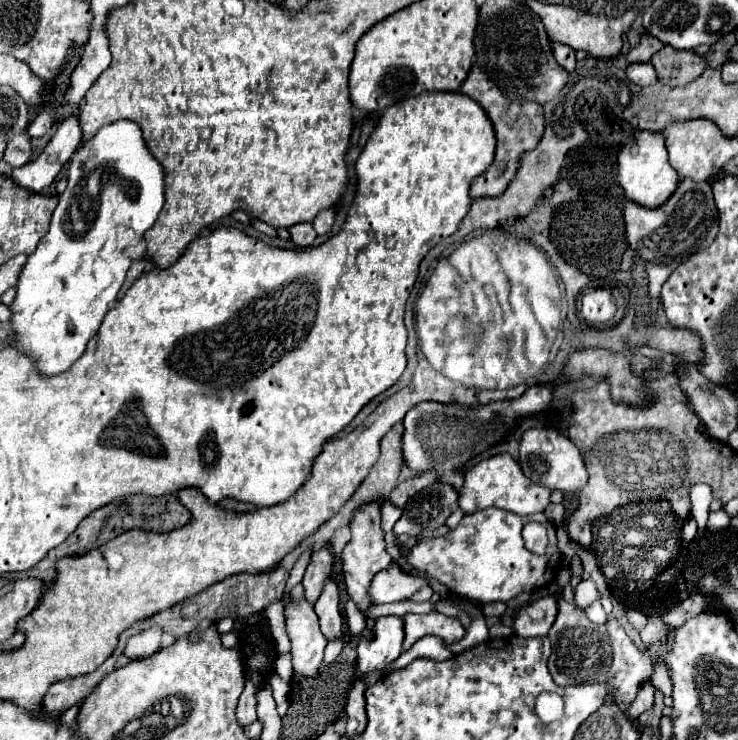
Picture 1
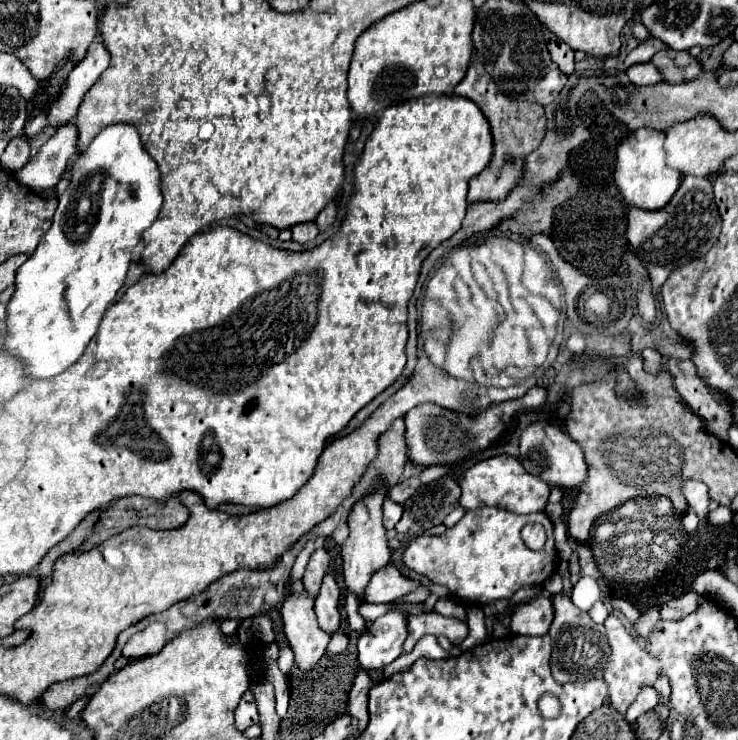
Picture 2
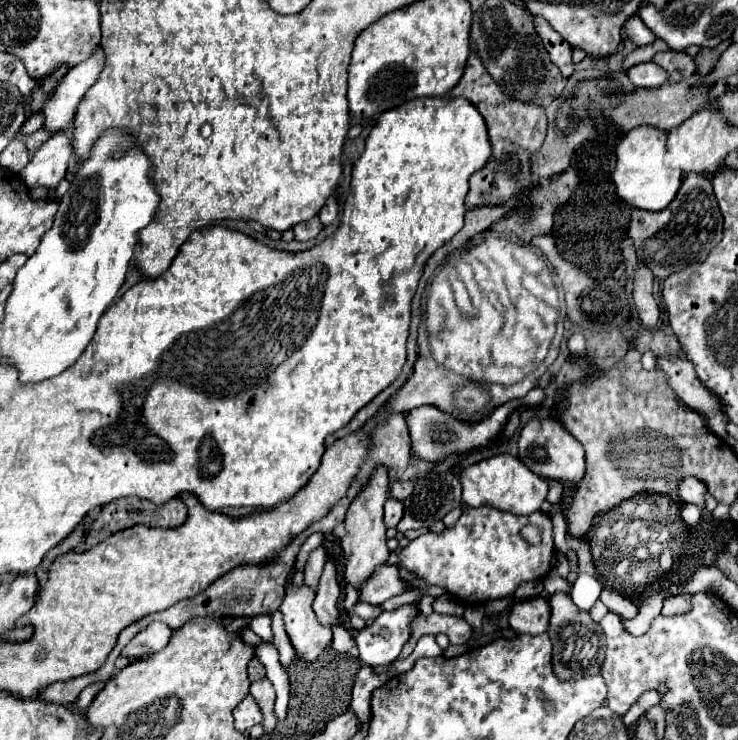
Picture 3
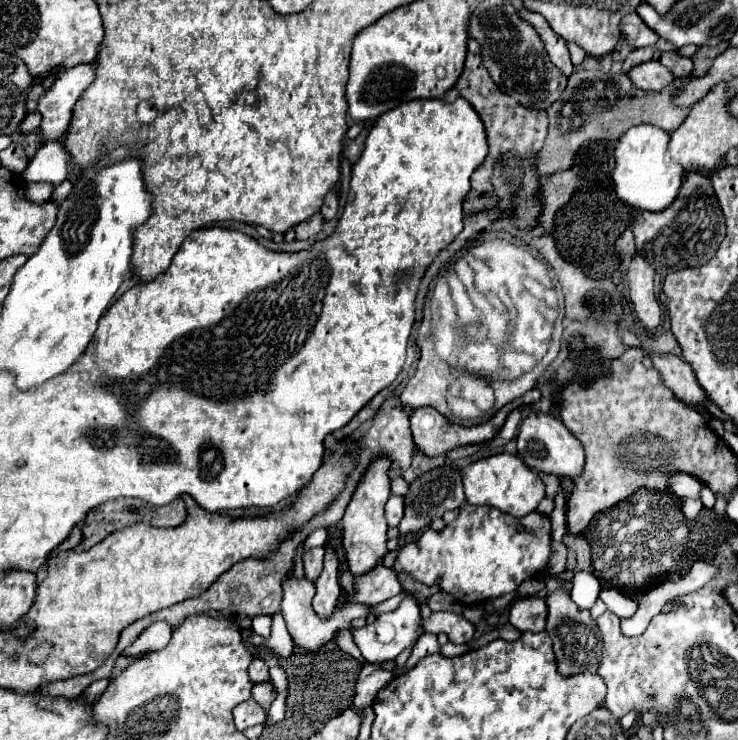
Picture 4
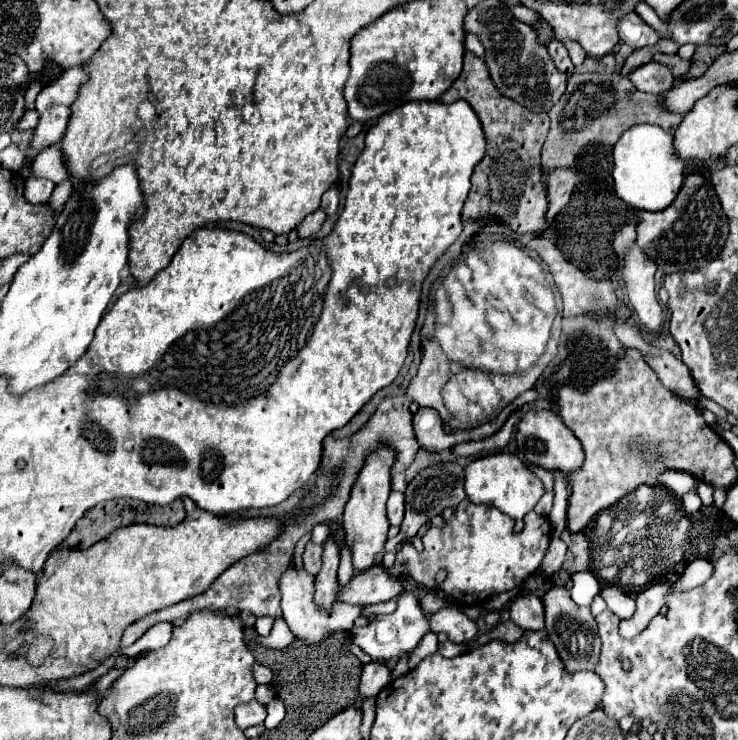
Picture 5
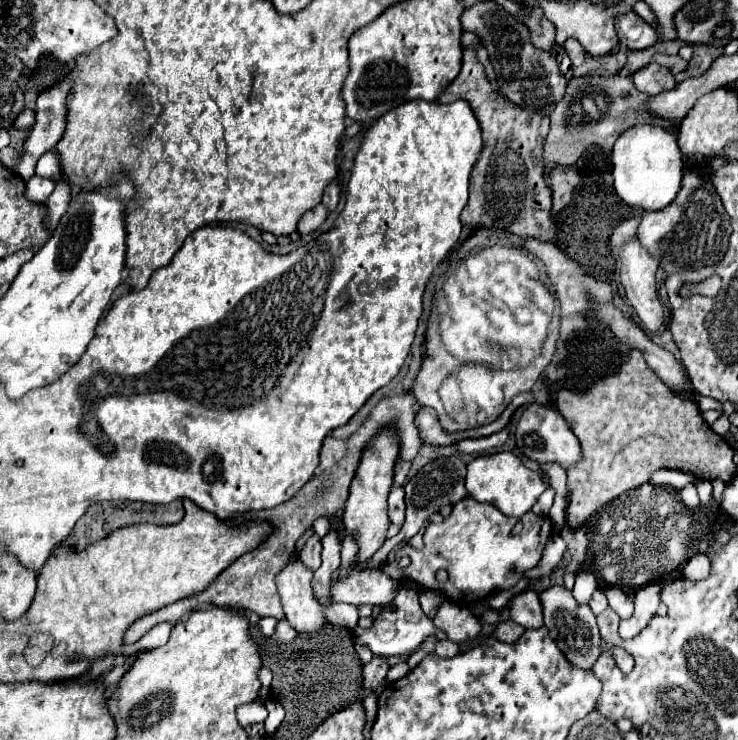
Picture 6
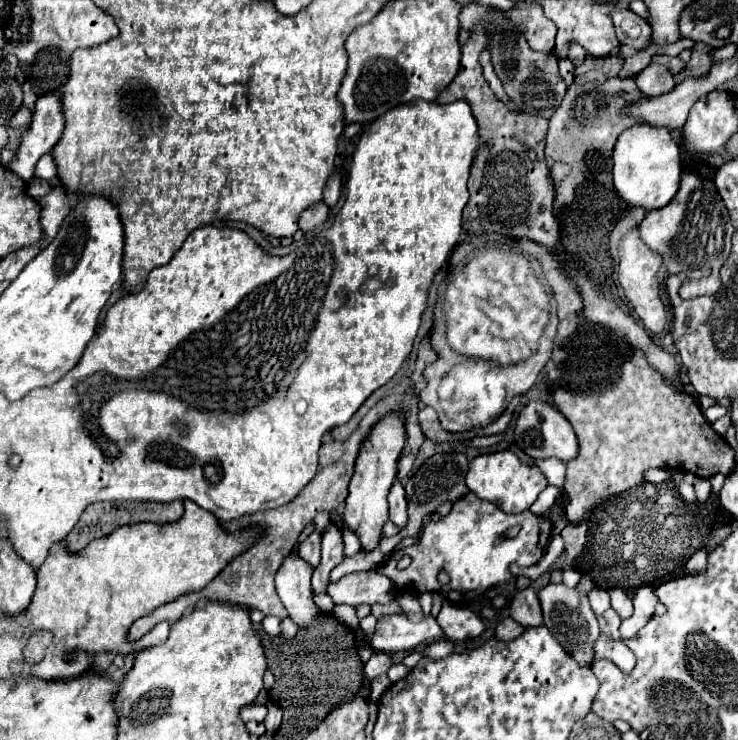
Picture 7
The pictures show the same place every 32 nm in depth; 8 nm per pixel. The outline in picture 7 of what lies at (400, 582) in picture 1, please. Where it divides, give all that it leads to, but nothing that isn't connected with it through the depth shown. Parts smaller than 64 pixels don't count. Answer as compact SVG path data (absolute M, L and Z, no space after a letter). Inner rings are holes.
M378 570L352 572L340 578L338 582L328 584L328 596L334 600L334 604L388 604L392 602L394 594L394 584Z

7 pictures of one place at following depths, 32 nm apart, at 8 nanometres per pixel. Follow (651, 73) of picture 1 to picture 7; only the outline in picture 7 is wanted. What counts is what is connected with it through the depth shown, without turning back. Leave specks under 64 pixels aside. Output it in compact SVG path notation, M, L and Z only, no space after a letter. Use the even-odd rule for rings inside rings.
M654 62L646 66L640 74L636 74L634 82L638 90L644 92L646 96L660 96L674 88L674 76L668 72L668 68Z

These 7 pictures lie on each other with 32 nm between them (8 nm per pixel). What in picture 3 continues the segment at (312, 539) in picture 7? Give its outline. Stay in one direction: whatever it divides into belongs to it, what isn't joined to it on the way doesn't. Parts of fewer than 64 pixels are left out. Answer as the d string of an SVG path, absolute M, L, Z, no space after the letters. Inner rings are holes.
M316 548L312 554L310 554L310 558L308 558L308 564L306 564L306 574L304 574L304 582L312 588L312 590L316 590L316 584L320 582L320 576L322 576L322 572L324 572L324 564L328 562L328 554L326 554L326 550L324 548Z

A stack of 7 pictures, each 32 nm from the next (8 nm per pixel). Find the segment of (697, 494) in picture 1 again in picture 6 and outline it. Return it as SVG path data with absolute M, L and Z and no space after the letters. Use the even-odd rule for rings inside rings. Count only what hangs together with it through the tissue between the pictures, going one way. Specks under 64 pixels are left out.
M658 470L652 476L652 482L662 482L662 484L670 484L674 490L684 490L686 486L694 484L694 478L690 474L678 472L678 470Z

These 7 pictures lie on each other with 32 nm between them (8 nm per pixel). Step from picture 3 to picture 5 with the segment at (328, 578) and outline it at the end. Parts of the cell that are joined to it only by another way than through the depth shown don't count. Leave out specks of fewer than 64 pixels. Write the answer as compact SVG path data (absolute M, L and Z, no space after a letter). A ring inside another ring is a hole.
M328 538L324 542L324 554L322 554L322 570L320 574L314 578L316 584L316 594L314 594L314 602L320 610L330 610L332 604L336 602L336 592L338 592L338 580L336 580L336 570L338 570L338 546L334 544L332 538Z

